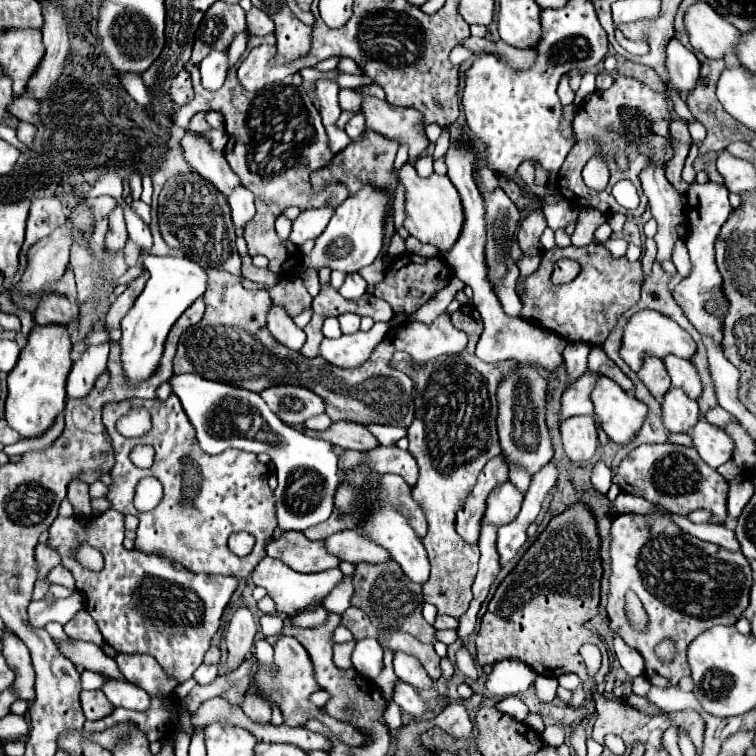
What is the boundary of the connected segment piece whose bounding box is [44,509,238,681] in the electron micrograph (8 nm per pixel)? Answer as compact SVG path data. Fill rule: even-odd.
M110 509L90 517L58 516L50 525L44 543L60 555L62 565L74 575L76 589L86 595L86 611L98 623L108 645L118 653L152 655L170 675L186 681L202 663L238 581L226 575L192 573L180 567L180 563L172 563L172 559L162 559L160 555L126 551L122 541L124 515ZM78 543L88 543L102 551L102 571L88 571L70 557L70 549Z

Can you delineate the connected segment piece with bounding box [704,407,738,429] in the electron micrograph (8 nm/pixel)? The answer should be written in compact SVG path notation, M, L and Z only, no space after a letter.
M716 407L716 409L708 411L704 417L706 417L708 423L712 423L712 425L716 425L716 427L720 427L720 429L726 427L726 425L730 425L730 423L738 423L738 419L736 419L732 413L724 411L722 407Z

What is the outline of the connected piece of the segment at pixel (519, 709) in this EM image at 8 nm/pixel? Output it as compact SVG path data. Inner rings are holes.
M504 697L502 701L496 703L496 709L504 711L504 713L508 713L510 717L520 719L520 721L524 721L526 715L528 715L528 707L520 701L520 697Z

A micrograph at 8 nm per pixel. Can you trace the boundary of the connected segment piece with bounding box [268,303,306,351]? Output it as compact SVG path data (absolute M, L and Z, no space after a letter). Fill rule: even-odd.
M274 303L268 311L268 329L278 343L294 351L298 351L306 341L306 333L294 323L294 319L286 313L286 309Z

